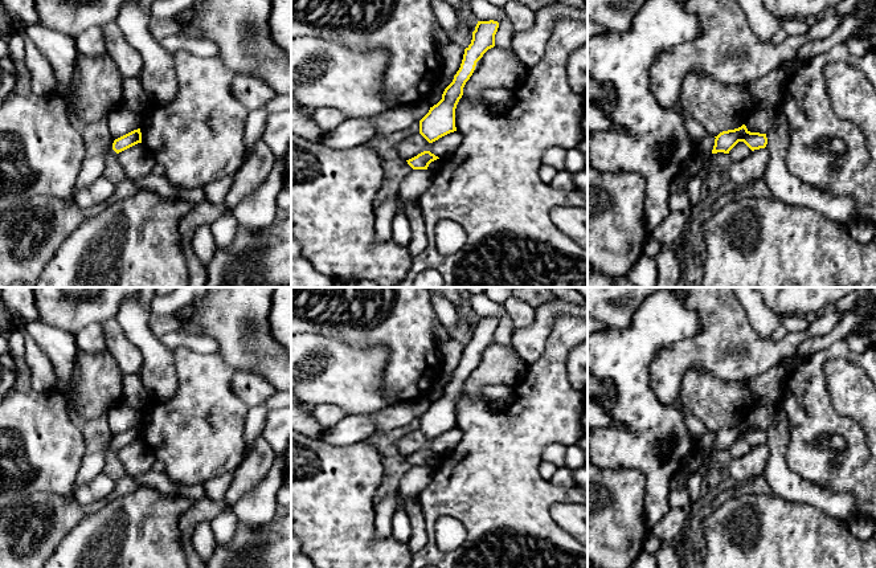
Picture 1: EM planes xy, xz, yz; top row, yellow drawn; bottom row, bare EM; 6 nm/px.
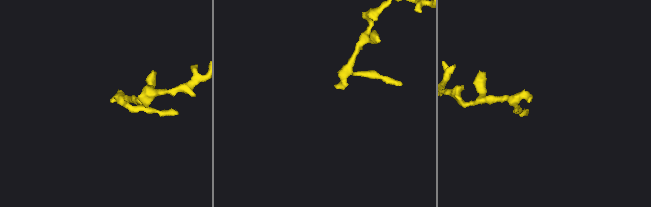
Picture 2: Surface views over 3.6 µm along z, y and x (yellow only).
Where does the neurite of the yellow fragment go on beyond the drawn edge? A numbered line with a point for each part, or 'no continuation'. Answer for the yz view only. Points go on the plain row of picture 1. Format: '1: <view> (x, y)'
no continuation

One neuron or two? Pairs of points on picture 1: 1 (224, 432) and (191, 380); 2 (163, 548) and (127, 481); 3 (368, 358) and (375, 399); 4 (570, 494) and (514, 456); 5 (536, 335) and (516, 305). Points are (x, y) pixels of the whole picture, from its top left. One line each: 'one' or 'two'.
1: one
2: two
3: one
4: one
5: two

